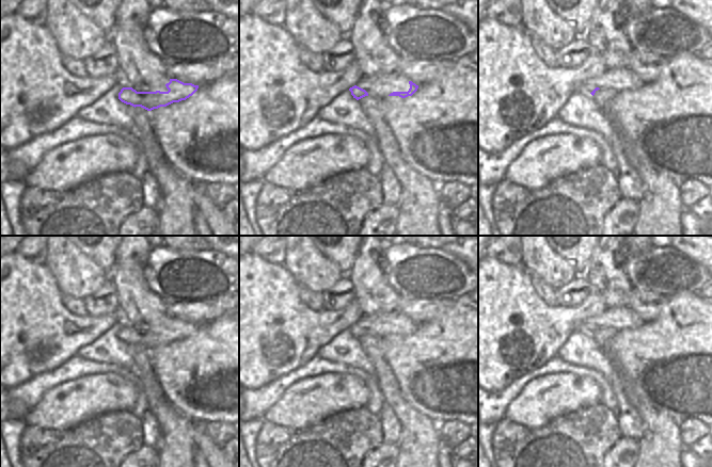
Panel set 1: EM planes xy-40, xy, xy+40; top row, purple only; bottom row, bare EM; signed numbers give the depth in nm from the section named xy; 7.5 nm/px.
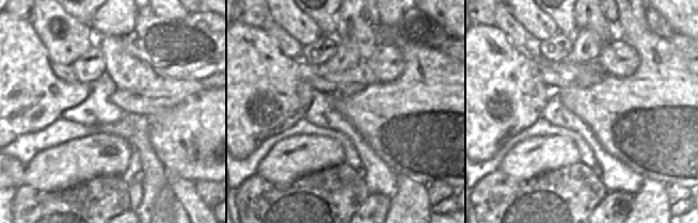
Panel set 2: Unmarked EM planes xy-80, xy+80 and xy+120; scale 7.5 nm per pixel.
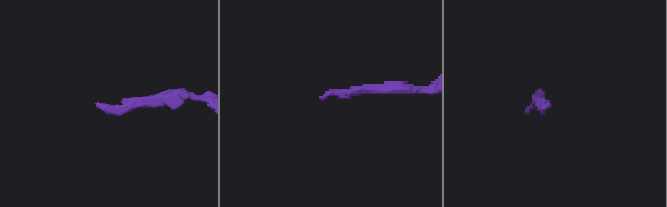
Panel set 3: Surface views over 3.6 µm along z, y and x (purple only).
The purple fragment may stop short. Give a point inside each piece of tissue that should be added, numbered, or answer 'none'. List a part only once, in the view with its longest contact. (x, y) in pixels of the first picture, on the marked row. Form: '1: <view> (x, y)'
1: xy-40 (159, 85)

